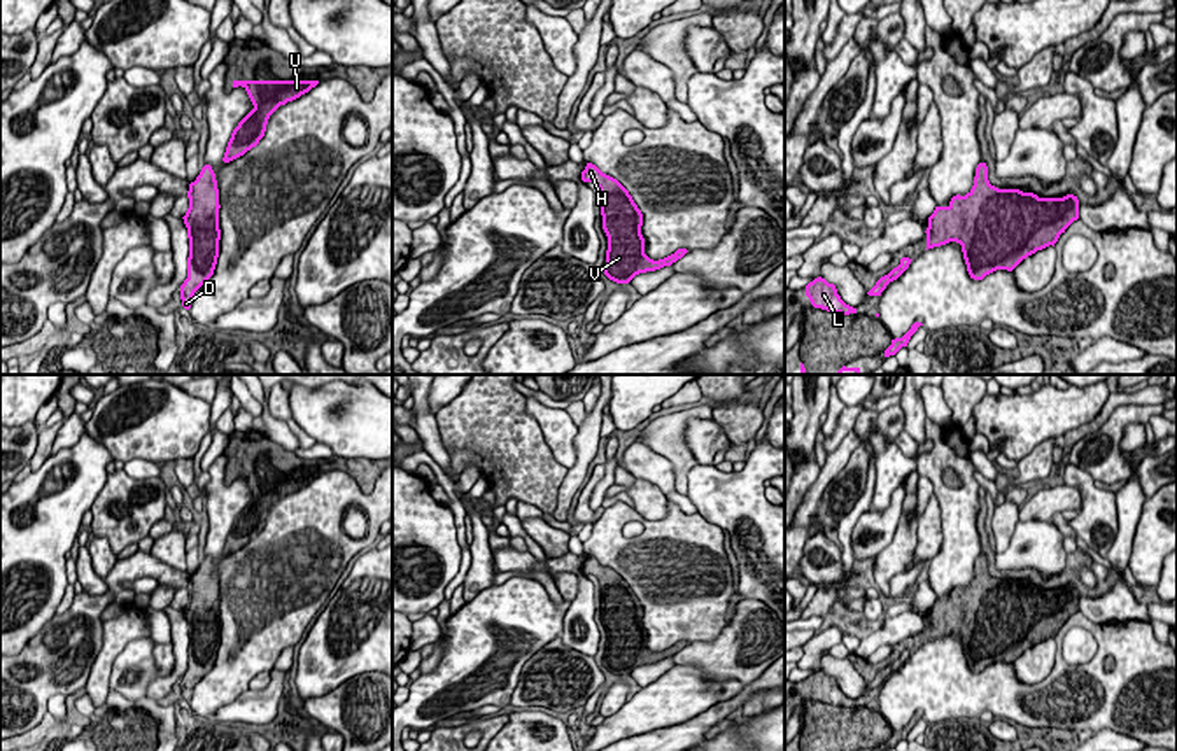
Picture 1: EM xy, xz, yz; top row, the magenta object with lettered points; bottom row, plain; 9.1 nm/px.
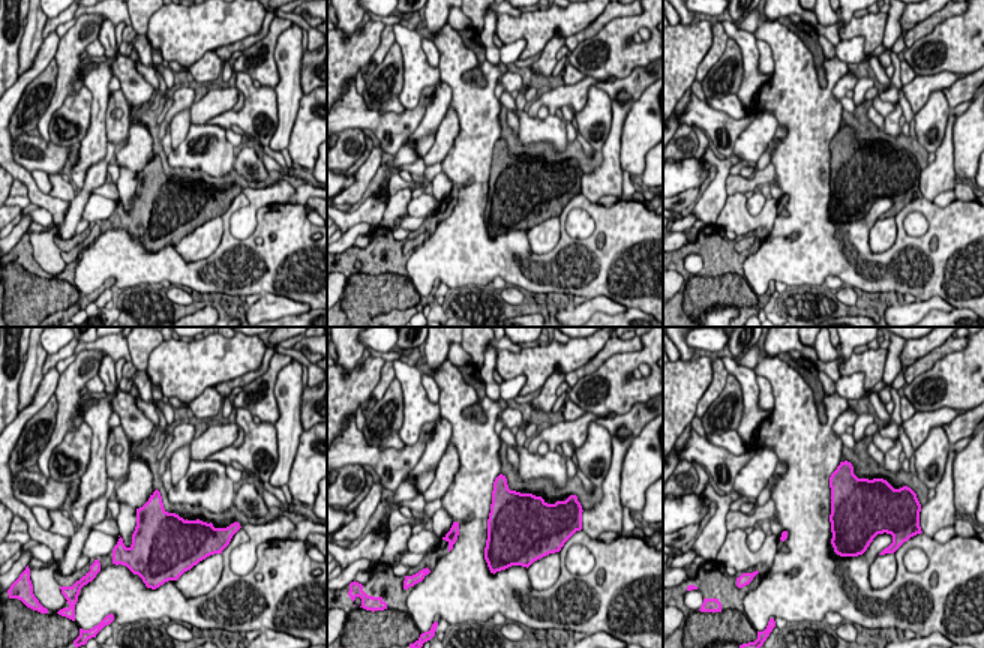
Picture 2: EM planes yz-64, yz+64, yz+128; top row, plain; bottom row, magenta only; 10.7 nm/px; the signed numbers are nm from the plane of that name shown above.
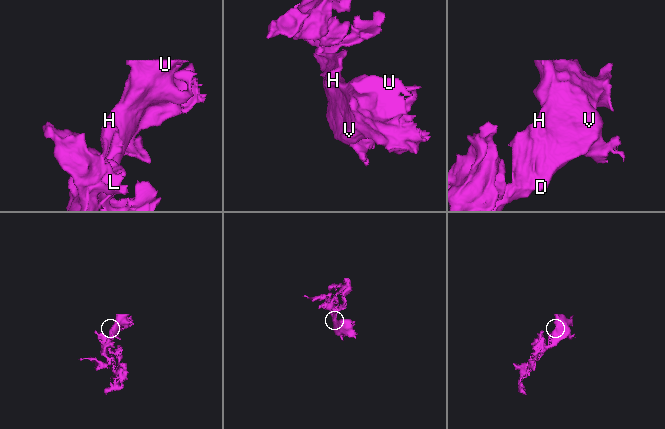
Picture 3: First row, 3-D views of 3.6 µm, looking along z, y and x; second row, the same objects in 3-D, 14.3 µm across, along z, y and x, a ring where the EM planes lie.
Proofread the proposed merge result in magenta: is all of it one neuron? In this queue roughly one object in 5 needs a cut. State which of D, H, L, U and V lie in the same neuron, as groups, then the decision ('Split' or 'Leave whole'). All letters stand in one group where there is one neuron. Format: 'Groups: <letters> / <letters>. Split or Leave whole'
Groups: D H L U V. Leave whole

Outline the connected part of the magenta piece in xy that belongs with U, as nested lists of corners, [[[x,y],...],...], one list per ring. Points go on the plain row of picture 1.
[[[233,473],[233,480],[242,478],[247,483],[254,501],[233,522],[222,553],[229,555],[256,539],[270,508],[317,476],[319,473]]]

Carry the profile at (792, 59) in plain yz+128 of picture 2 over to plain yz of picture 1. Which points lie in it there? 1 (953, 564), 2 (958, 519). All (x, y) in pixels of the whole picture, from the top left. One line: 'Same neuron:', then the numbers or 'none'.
Same neuron: 1, 2

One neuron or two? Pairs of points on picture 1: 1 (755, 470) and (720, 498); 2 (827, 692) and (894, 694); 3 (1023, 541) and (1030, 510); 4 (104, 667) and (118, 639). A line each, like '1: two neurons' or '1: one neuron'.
1: one neuron
2: two neurons
3: two neurons
4: one neuron

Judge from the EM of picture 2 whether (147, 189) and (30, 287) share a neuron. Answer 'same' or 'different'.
same

